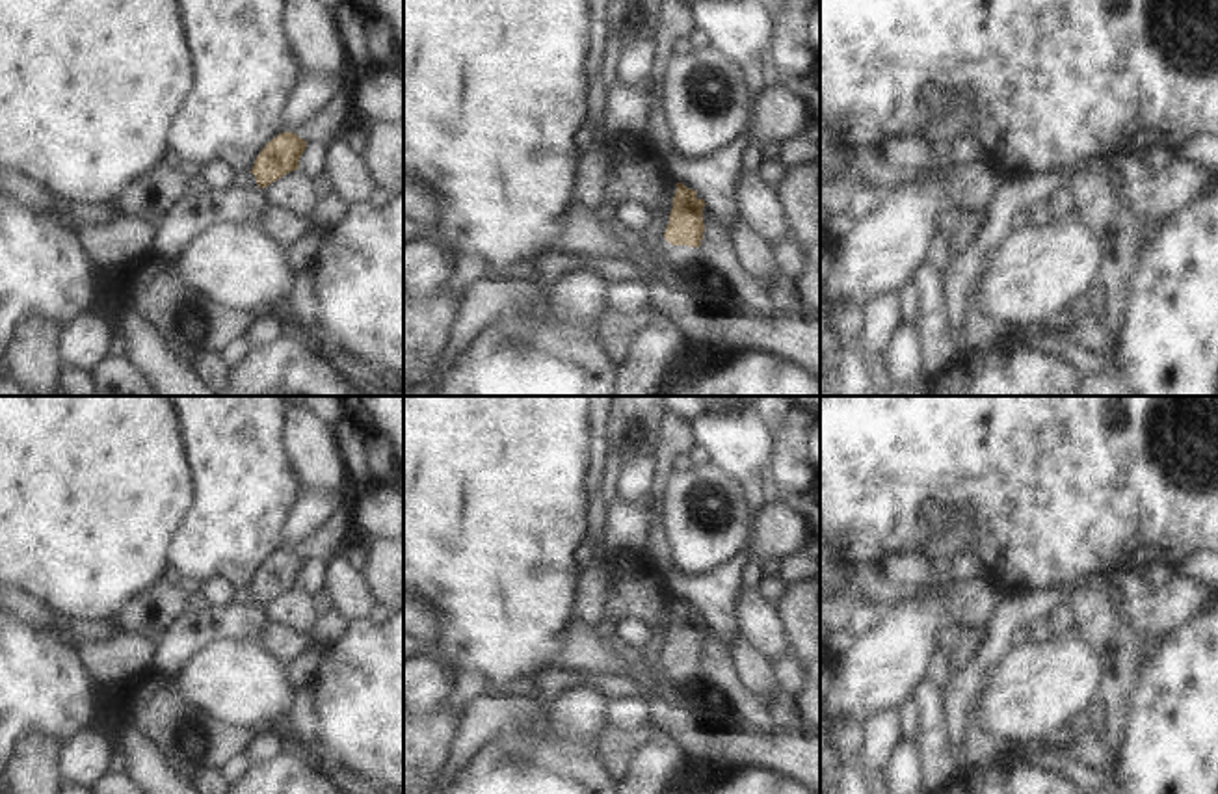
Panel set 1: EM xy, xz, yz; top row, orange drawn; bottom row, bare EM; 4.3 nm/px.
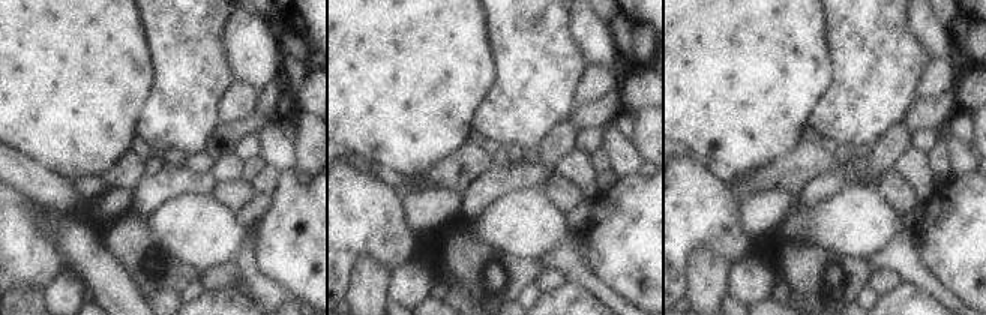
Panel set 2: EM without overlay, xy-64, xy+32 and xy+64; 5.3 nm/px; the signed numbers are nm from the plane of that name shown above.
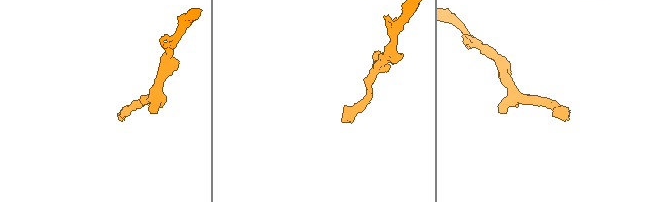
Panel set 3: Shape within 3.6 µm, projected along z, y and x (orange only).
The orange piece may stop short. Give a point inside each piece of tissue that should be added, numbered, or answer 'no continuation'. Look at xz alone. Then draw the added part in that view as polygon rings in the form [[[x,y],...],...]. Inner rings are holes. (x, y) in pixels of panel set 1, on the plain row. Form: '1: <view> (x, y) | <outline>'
1: xz (683, 674) | [[[664,655],[662,664],[666,677],[669,677],[677,688],[686,688],[701,677],[701,662],[673,662]]]

